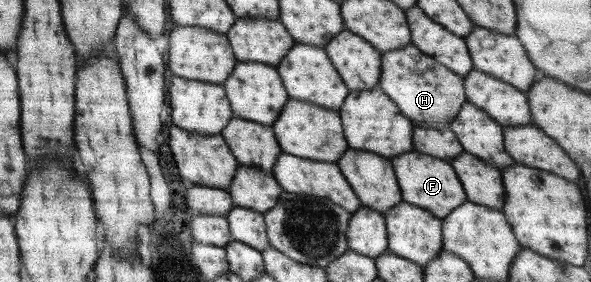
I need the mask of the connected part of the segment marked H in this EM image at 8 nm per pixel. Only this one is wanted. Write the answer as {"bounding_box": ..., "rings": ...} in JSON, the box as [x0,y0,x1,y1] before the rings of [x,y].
{"bounding_box":[377,44,465,129],"rings":[[[412,44],[381,54],[377,87],[396,104],[402,116],[422,128],[449,129],[465,101],[463,77],[425,56]]]}

